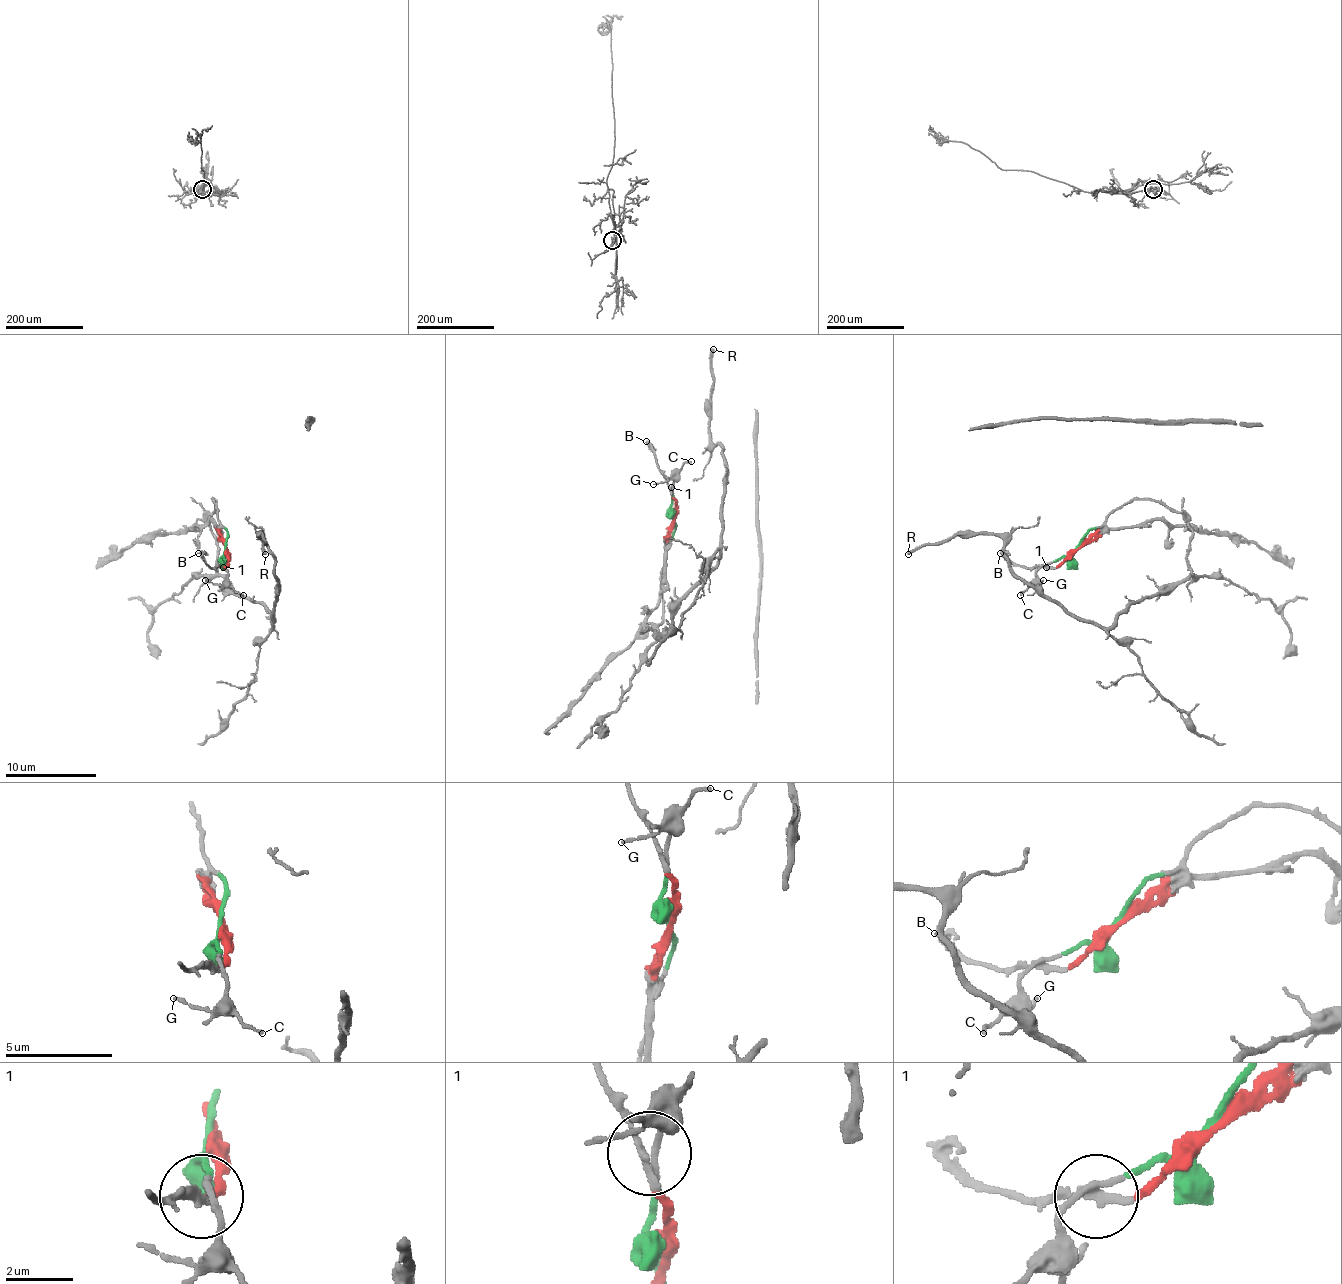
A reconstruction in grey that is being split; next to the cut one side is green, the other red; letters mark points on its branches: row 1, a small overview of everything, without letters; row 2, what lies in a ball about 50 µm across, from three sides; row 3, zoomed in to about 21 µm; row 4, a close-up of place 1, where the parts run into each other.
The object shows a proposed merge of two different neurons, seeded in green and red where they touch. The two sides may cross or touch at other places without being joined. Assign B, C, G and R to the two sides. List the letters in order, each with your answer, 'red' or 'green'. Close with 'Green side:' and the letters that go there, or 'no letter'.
B: red
C: green
G: green
R: green
Green side: C, G, R

